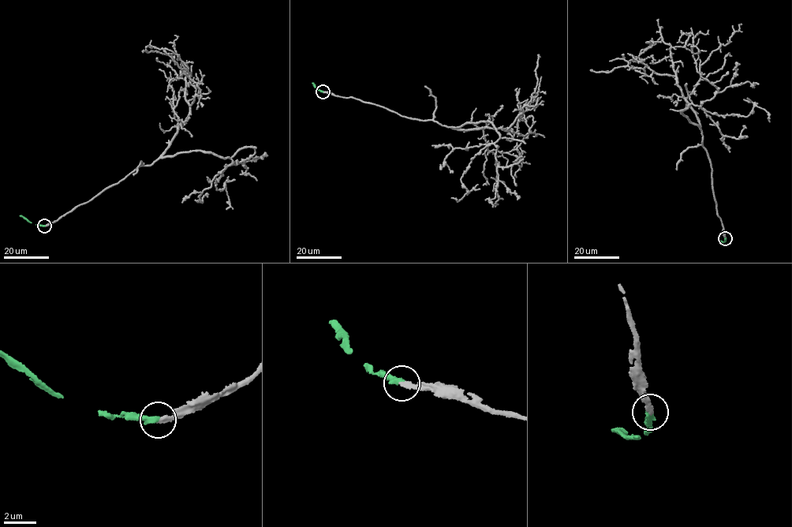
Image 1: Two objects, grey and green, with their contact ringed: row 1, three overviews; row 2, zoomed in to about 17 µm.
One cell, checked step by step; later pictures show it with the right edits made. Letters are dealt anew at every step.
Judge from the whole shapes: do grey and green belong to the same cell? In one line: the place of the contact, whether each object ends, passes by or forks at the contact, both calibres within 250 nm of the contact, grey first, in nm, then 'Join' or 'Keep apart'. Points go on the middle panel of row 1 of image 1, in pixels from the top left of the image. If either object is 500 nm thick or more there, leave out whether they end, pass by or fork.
Place: (323, 91). At the ring grey ends. At the ring green ends. Thickness 280 nm (grey) against 360 nm. Join

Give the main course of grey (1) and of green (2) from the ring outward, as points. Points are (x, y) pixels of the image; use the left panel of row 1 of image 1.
1: (44, 226), (142, 166), (198, 150), (233, 161), (215, 181), (216, 189), (226, 187), (229, 207), (226, 209)
2: (44, 226), (37, 225), (20, 215)

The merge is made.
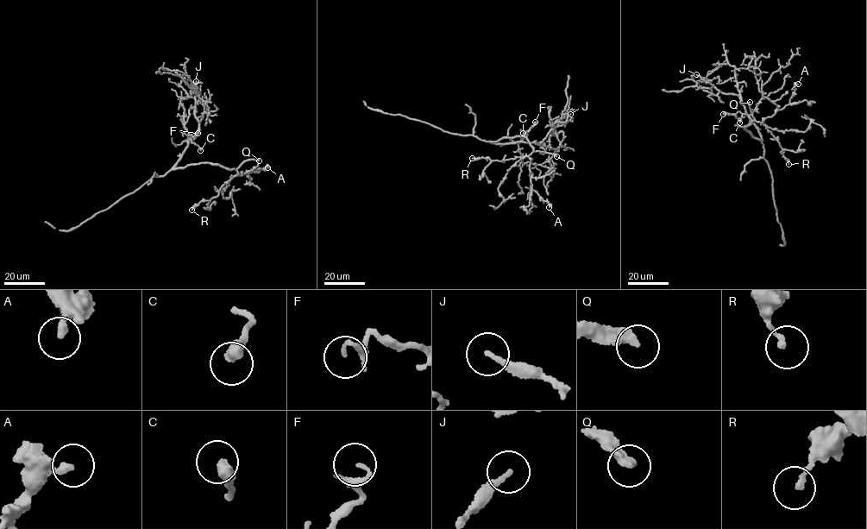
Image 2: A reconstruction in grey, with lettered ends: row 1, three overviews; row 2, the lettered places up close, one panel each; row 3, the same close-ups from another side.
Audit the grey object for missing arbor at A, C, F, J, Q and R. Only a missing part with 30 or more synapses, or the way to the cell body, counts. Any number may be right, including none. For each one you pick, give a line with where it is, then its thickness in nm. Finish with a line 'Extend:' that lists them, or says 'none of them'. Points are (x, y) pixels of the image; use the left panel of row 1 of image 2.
Q: place (259, 160); calibre 360 nm
Extend: Q

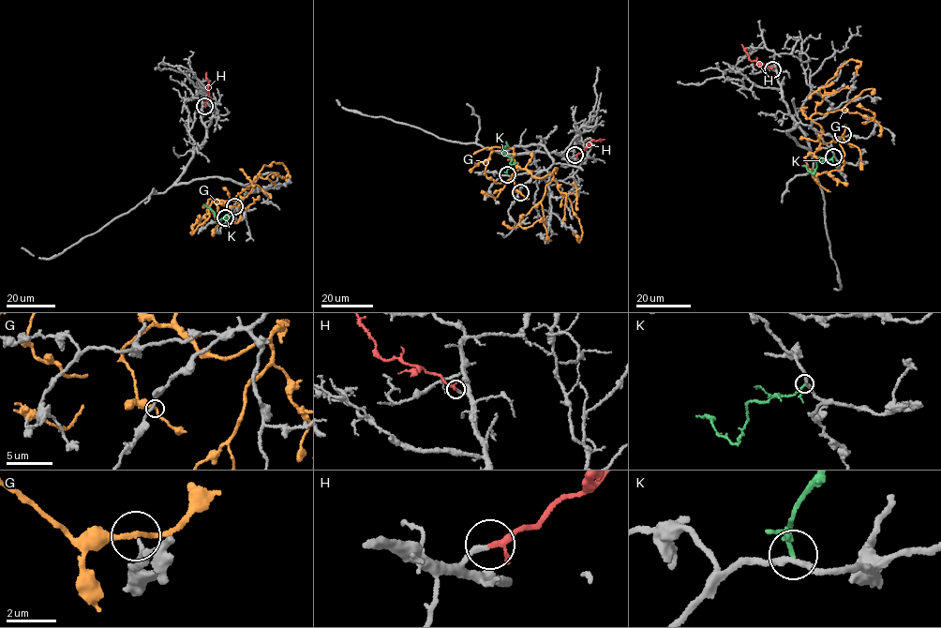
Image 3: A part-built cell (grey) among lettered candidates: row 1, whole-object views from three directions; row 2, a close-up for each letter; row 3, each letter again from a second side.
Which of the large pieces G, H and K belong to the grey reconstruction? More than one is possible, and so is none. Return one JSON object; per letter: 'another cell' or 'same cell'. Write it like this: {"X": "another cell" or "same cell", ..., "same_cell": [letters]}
{"G": "another cell", "H": "same cell", "K": "another cell", "same_cell": ["H"]}

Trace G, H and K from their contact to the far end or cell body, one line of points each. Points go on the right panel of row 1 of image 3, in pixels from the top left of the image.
G: (843, 134), (843, 137), (820, 143), (820, 127), (811, 115), (840, 110), (874, 120), (873, 113), (856, 106)
H: (772, 69), (749, 59), (741, 44)
K: (833, 156), (817, 161), (813, 173), (801, 166)

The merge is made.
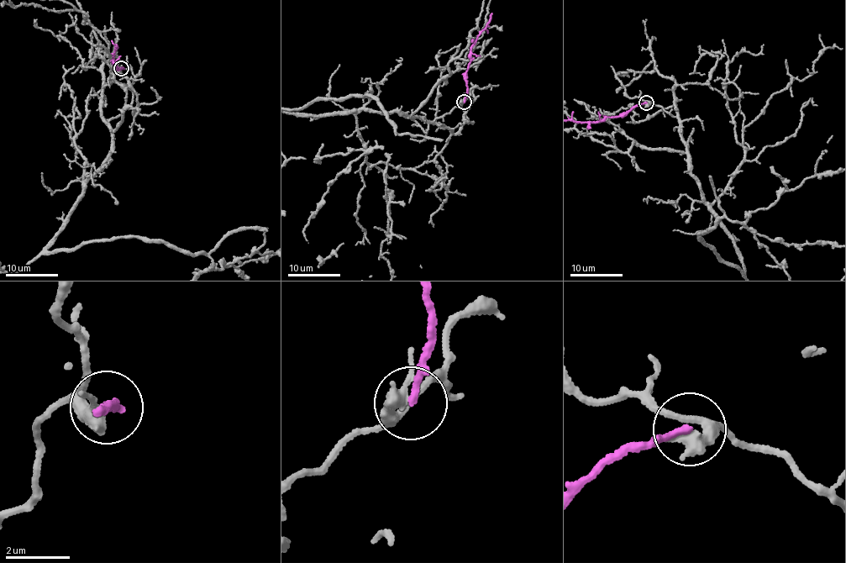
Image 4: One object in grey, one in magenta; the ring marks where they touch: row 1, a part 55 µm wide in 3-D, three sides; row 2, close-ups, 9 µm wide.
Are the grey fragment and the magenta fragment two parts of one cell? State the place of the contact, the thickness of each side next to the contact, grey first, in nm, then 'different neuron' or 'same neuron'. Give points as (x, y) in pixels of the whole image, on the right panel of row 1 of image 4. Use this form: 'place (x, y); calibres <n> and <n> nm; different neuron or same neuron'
place (646, 102); calibres 400 and 200 nm; different neuron

